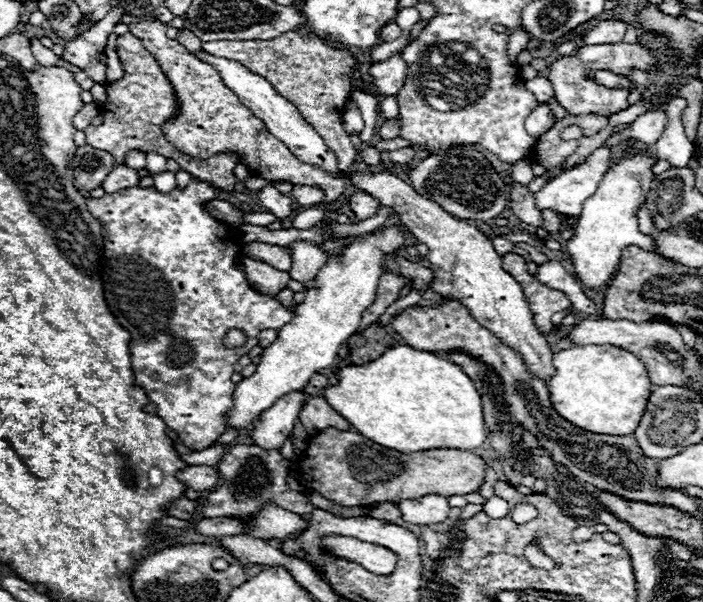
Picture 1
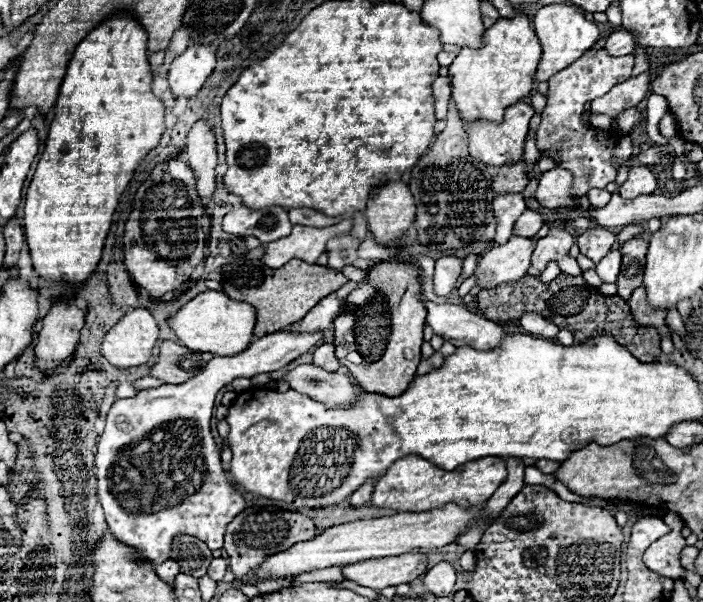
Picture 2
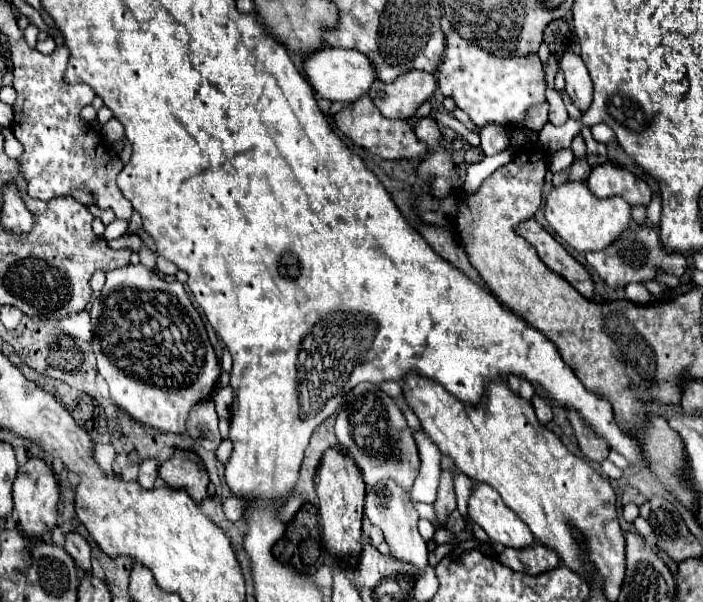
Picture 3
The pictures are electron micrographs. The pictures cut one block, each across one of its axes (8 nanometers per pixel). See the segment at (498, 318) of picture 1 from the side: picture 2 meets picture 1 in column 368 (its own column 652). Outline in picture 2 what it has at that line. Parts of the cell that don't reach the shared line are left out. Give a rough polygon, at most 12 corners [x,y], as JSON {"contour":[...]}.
{"contour":[[634,166],[620,186],[624,198],[654,194],[658,180],[648,166]]}

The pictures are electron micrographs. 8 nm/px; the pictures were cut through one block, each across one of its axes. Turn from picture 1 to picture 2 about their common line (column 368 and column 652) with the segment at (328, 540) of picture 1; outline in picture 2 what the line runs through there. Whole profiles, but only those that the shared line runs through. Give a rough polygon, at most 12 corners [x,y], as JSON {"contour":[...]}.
{"contour":[[668,512],[670,534],[658,538],[646,552],[644,564],[656,574],[684,580],[680,552],[682,520]]}

